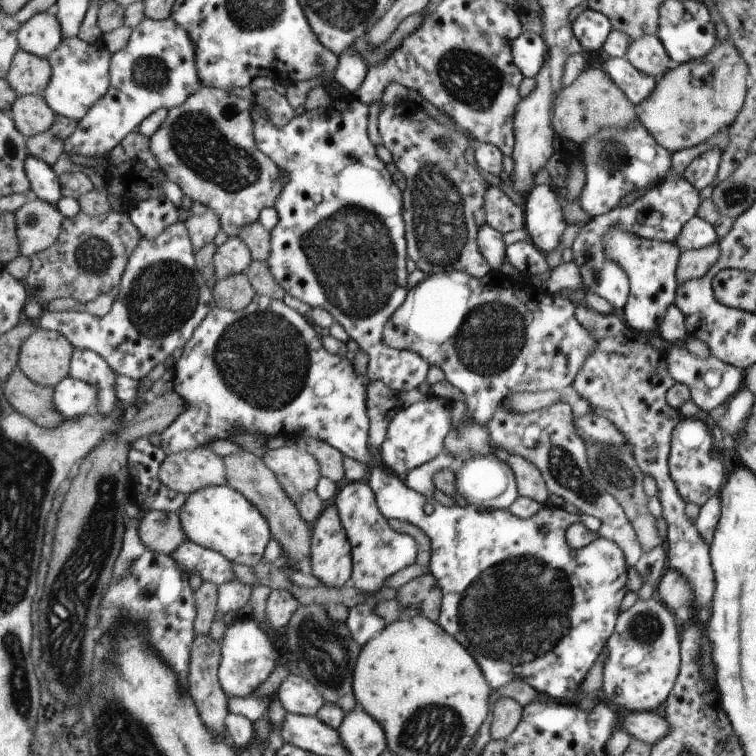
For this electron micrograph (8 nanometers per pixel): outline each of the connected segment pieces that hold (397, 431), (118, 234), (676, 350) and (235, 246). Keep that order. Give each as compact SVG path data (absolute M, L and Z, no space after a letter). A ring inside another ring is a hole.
M427 395L427 400L400 408L389 421L387 436L377 452L377 460L395 476L402 477L411 469L416 470L435 458L443 450L444 438L451 426L449 404L445 399Z
M109 210L93 217L78 212L64 220L60 237L47 250L33 256L32 267L26 278L30 294L45 304L55 298L72 297L85 304L95 300L99 294L107 292L119 284L130 252L139 242L136 226L125 214Z
M675 344L667 346L665 362L668 365L668 373L672 375L675 384L681 383L686 386L691 402L699 408L701 415L705 416L715 406L719 406L723 400L727 400L729 396L739 391L741 380L743 380L743 374L737 367L721 362L711 355L704 359L695 358L685 348L677 347Z
M237 236L227 237L225 242L216 247L212 261L214 279L222 279L245 272L253 260L248 245Z

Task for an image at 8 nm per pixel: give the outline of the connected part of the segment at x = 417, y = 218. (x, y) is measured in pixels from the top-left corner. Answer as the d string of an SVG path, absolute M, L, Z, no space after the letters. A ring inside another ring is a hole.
M408 100L399 105L380 103L377 114L377 130L381 136L382 145L389 151L396 170L405 177L404 208L405 240L407 258L415 263L417 269L426 275L436 275L442 272L461 271L473 278L485 277L491 267L476 245L476 234L484 224L483 196L489 185L463 158L467 147L467 138L463 129L454 130L452 122L449 126L435 123L425 111Z

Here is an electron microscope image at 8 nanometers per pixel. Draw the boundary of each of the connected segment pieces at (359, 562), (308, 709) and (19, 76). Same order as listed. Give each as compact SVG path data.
M344 481L340 484L333 504L339 511L340 522L352 547L352 574L349 585L357 590L377 592L387 576L414 563L417 548L413 538L389 528L386 518L380 514L375 494L368 483Z
M289 673L276 690L276 699L287 713L315 716L324 705L324 697L301 675Z
M19 49L9 69L7 80L20 95L42 95L52 81L52 63Z

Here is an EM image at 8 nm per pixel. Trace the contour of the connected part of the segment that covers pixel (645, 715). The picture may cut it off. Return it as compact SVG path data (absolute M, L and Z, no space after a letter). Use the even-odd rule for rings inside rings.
M653 711L619 713L619 728L625 729L632 739L649 746L653 746L668 733L669 723Z

